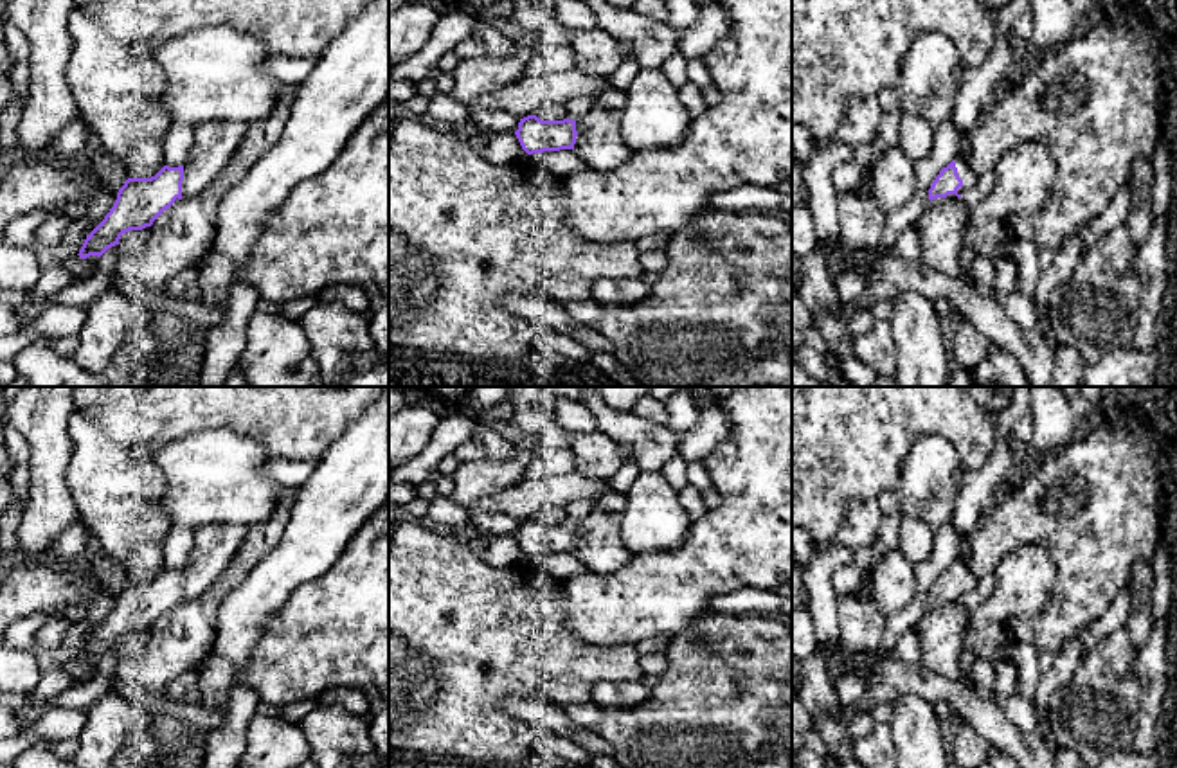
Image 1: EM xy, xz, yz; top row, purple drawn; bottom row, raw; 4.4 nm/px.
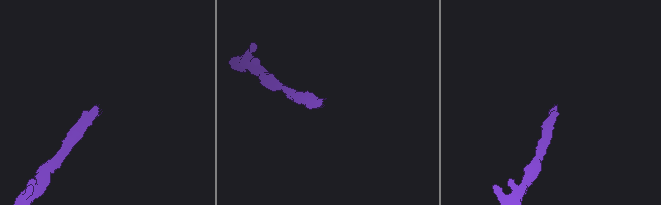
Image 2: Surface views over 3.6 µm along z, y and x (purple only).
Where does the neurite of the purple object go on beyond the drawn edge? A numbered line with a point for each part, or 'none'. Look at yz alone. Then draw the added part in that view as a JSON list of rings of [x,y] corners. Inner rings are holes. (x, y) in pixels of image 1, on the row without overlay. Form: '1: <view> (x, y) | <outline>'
1: yz (965, 574) | [[[961,554],[956,561],[957,577],[963,583],[963,588],[957,592],[957,597],[963,597],[968,590],[972,590],[977,585],[977,577],[974,576],[972,568],[968,567],[968,561],[965,554]]]

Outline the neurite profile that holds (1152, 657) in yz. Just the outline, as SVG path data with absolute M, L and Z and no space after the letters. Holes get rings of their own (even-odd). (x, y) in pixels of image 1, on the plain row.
M1155 622L1148 640L1137 649L1136 673L1141 687L1139 728L1132 748L1150 754L1157 748L1157 719L1168 689L1168 622Z

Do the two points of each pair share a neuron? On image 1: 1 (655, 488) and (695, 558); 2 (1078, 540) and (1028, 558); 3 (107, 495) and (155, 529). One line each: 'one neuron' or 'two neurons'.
1: two neurons
2: two neurons
3: one neuron

